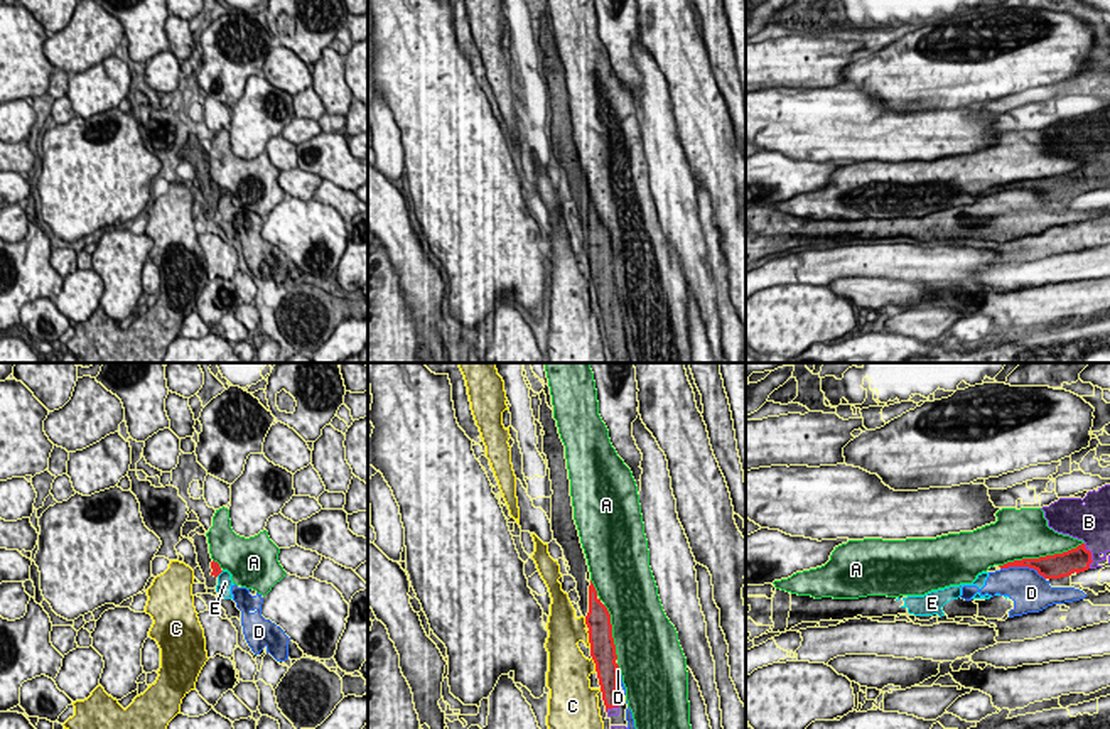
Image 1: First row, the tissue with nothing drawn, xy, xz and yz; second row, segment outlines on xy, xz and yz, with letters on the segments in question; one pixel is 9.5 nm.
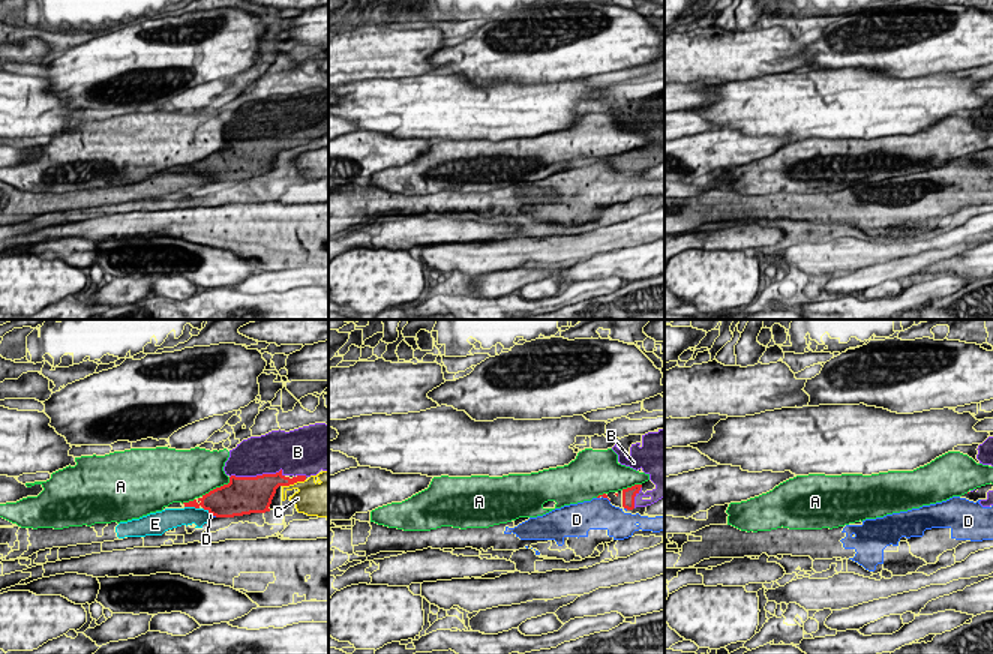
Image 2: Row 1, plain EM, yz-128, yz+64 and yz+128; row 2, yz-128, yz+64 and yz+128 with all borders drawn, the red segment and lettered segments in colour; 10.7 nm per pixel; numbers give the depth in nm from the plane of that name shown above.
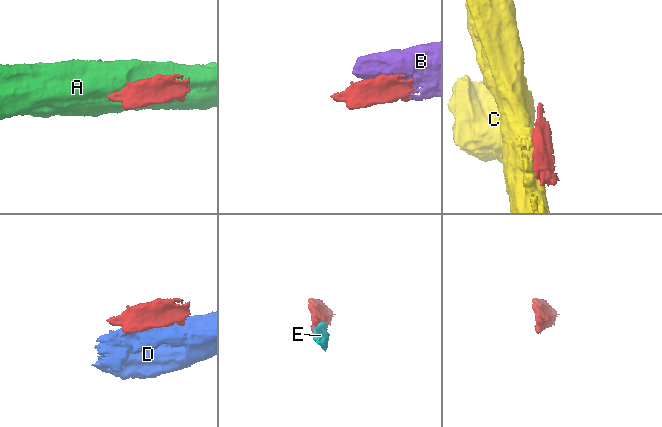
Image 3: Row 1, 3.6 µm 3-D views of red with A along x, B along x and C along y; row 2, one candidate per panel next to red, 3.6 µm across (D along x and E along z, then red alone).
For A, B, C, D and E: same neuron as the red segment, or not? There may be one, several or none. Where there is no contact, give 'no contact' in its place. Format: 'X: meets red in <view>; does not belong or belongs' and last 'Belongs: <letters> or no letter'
A: meets red in yz; does not belong
B: meets red in yz; belongs
C: meets red in xz; does not belong
D: meets red in yz; does not belong
E: meets red in xy; does not belong
Belongs: B

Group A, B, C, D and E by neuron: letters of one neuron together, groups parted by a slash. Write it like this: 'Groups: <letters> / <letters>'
Groups: A / B / C / D E

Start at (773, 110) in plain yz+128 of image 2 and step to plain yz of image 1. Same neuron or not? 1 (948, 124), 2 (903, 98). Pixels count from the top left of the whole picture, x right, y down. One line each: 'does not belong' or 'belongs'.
1: belongs
2: does not belong

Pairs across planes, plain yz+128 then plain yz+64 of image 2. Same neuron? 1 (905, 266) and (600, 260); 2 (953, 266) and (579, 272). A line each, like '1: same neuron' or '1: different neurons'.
1: different neurons
2: same neuron

